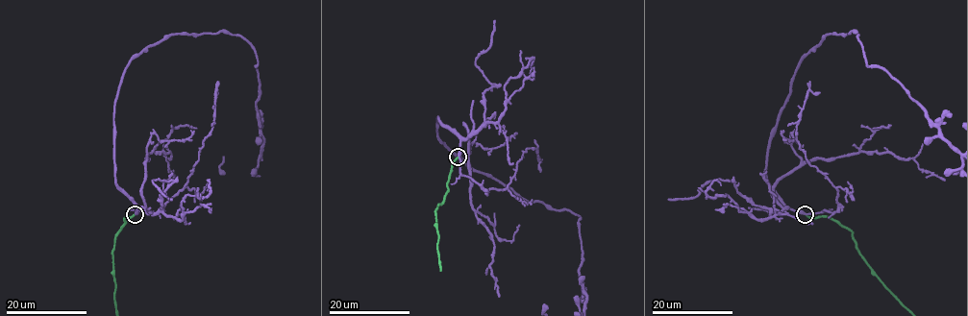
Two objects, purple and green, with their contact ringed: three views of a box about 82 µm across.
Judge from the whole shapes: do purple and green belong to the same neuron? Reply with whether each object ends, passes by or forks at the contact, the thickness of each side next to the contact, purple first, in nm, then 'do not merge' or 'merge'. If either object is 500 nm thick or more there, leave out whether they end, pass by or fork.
purple passes by; green ends; calibres 320 and 200 nm; merge

